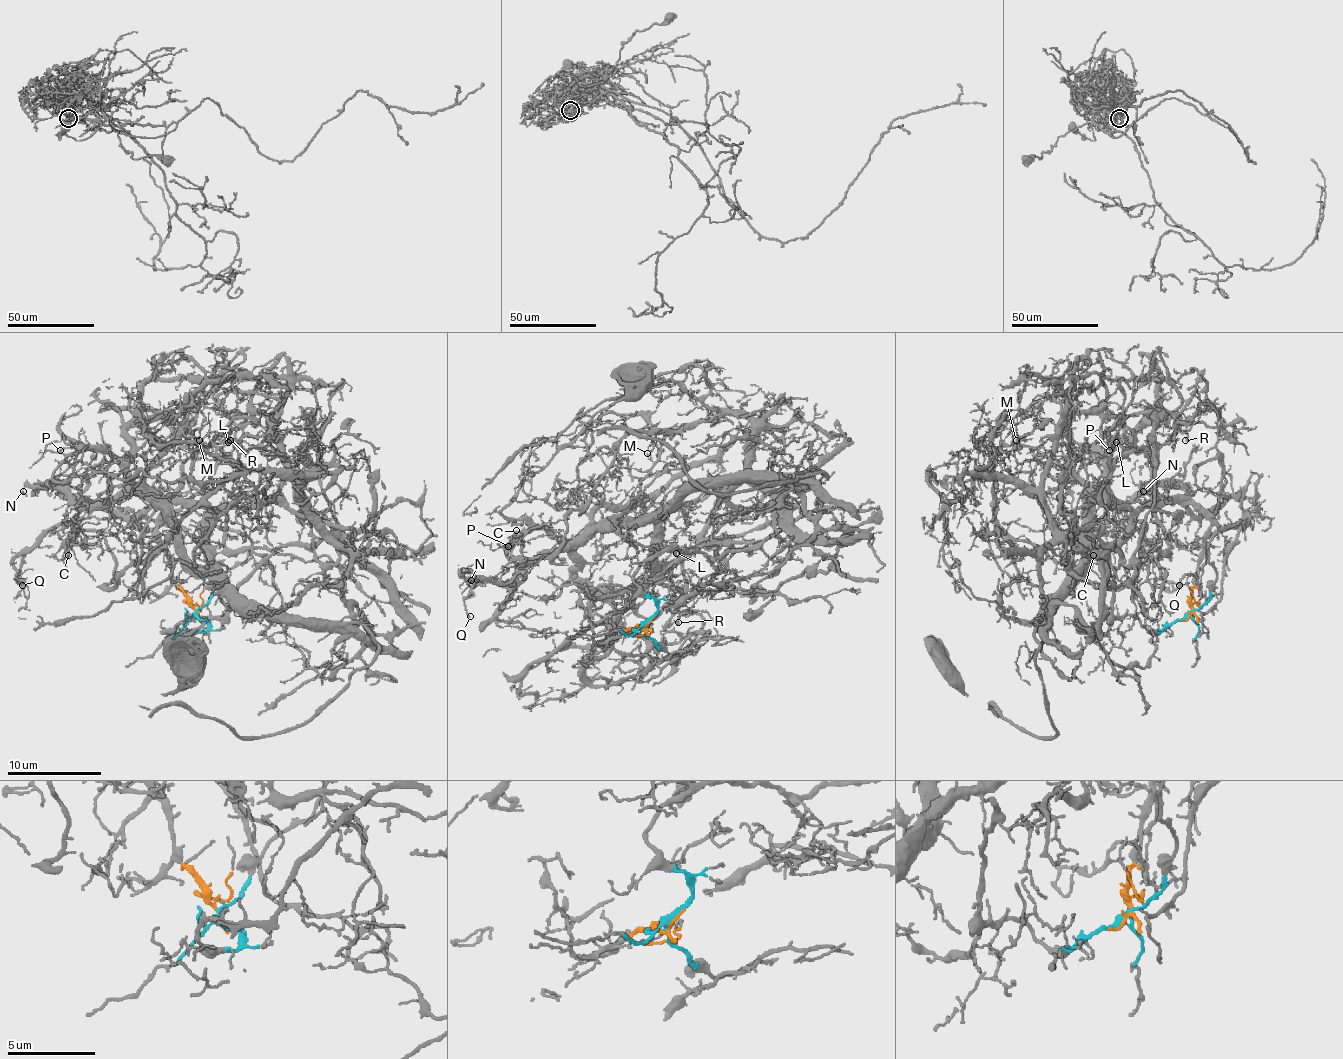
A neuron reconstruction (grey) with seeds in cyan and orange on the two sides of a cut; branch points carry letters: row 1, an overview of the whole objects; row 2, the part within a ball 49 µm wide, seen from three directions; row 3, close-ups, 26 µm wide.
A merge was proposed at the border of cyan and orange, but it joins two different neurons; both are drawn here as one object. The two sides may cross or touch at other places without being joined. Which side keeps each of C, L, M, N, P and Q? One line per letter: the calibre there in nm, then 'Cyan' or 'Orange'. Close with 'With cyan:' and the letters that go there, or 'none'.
C: Thickness 140 nm. Orange
L: Thickness 80 nm. Cyan
M: Thickness 140 nm. Cyan
N: Thickness 80 nm. Orange
P: Thickness 90 nm. Orange
Q: Thickness 130 nm. Orange
With cyan: L, M

